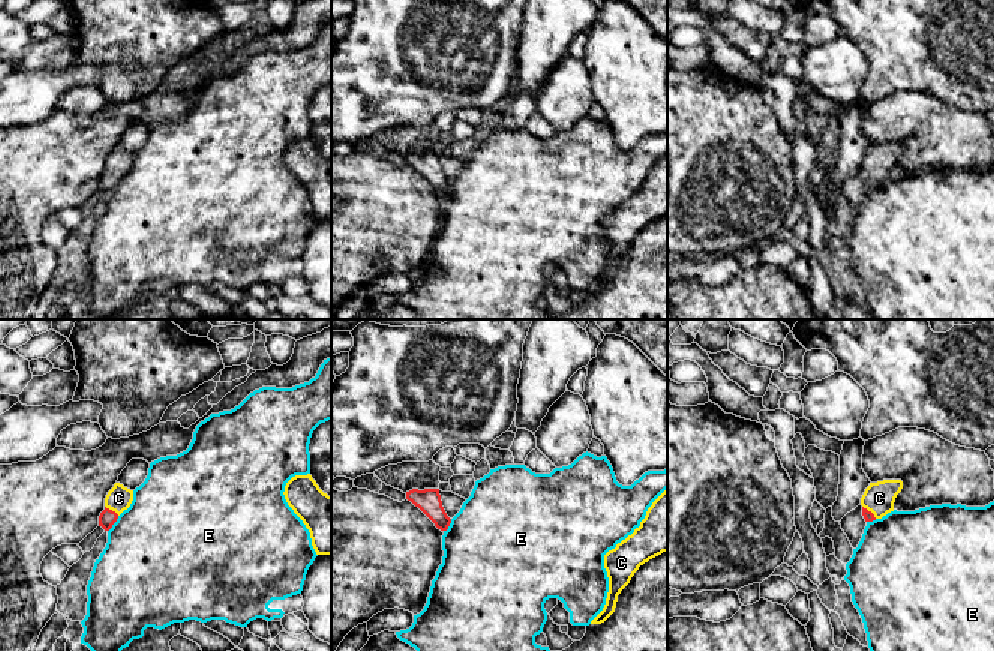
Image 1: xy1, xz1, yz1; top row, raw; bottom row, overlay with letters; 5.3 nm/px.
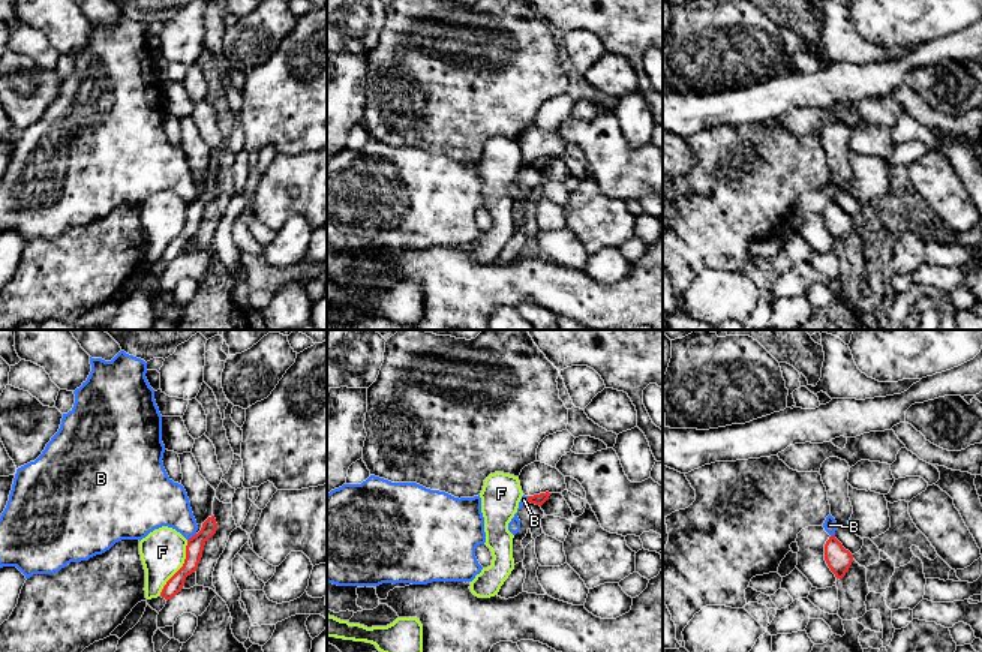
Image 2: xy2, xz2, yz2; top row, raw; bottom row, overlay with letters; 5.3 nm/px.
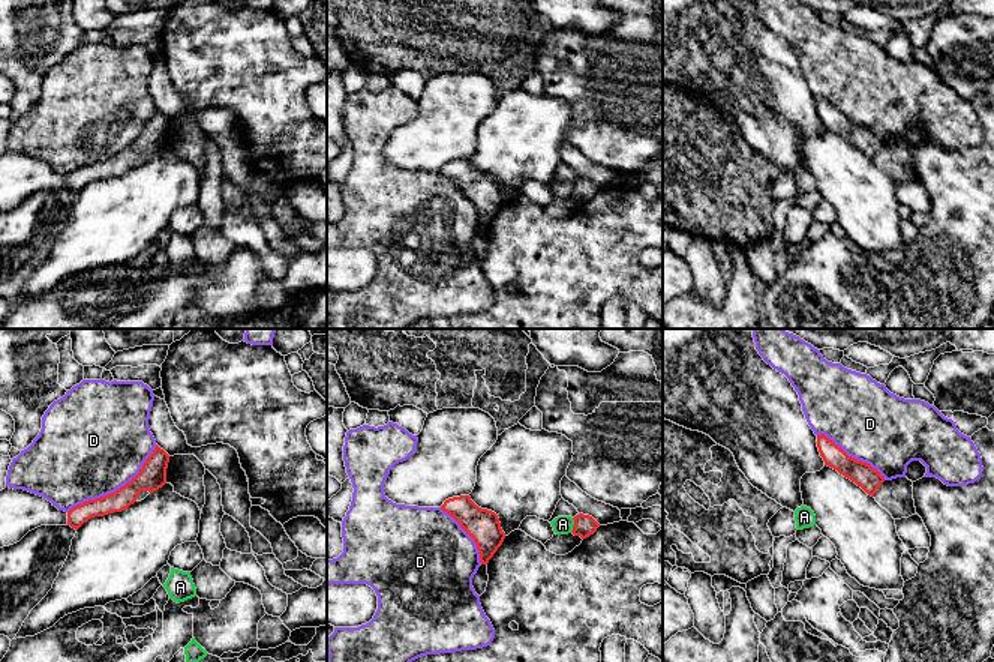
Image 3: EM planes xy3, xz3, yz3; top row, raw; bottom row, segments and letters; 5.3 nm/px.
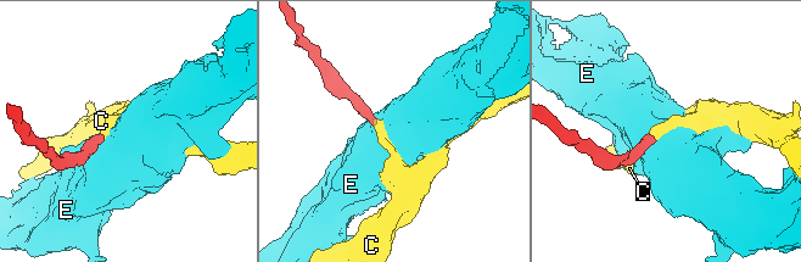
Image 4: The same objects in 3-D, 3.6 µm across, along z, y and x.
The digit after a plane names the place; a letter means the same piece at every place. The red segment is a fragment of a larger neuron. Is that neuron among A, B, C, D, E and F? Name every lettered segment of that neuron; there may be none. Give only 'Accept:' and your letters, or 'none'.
Accept: C

